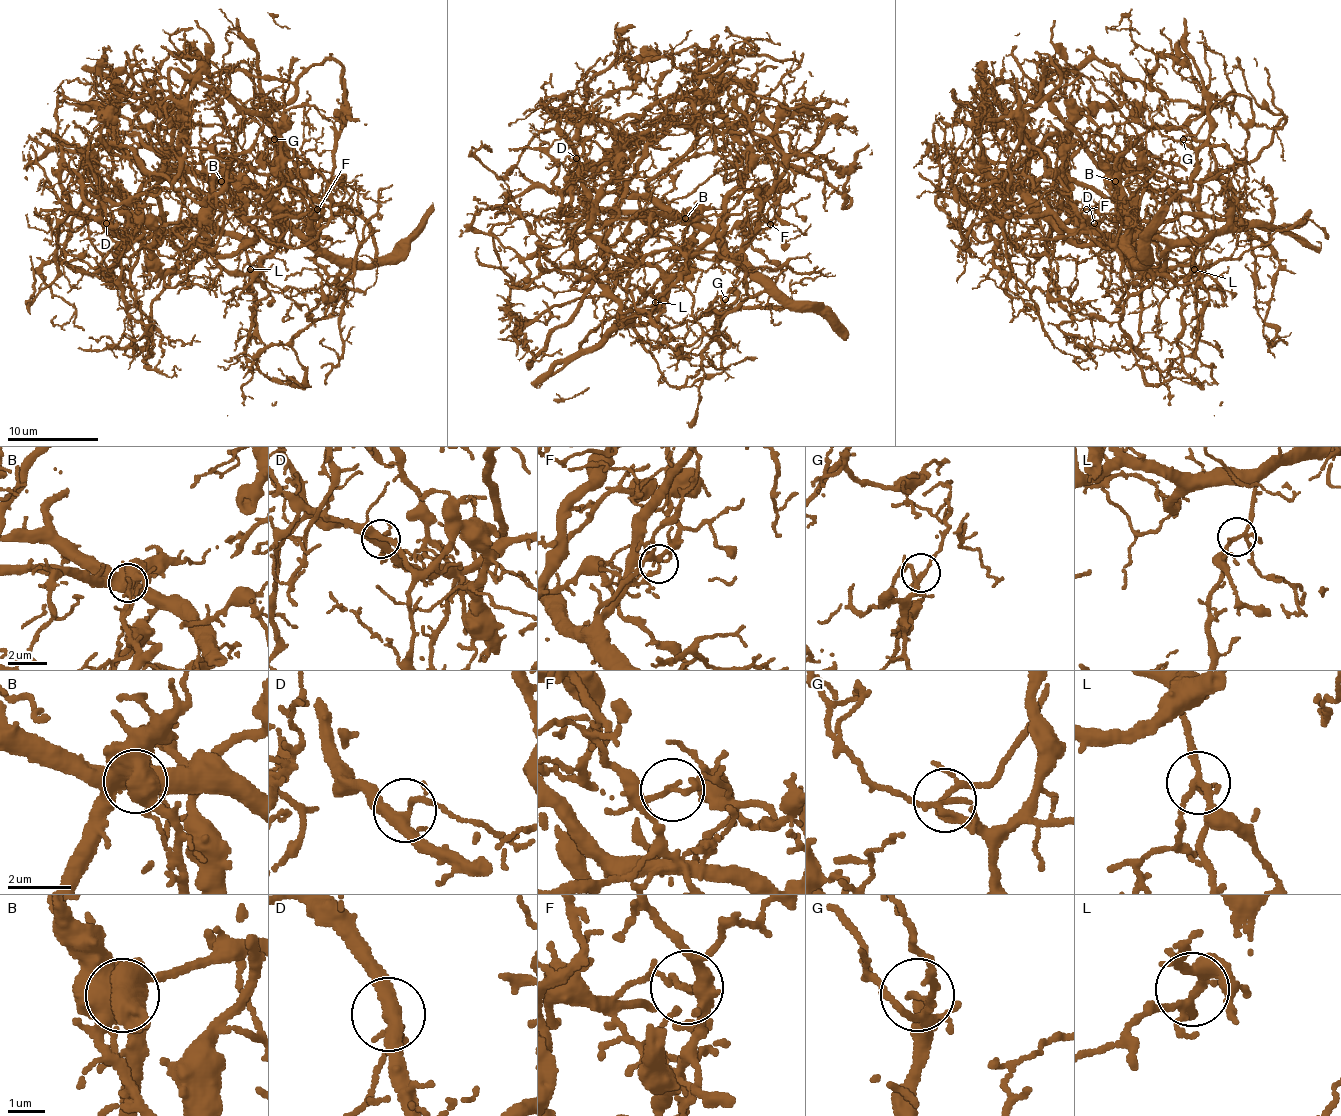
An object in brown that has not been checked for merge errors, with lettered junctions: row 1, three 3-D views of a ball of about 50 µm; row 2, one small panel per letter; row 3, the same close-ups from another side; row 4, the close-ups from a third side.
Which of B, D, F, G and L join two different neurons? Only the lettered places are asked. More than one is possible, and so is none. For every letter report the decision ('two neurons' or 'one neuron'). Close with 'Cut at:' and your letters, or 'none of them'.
B: two neurons
D: one neuron
F: two neurons
G: one neuron
L: one neuron
Cut at: B, F

